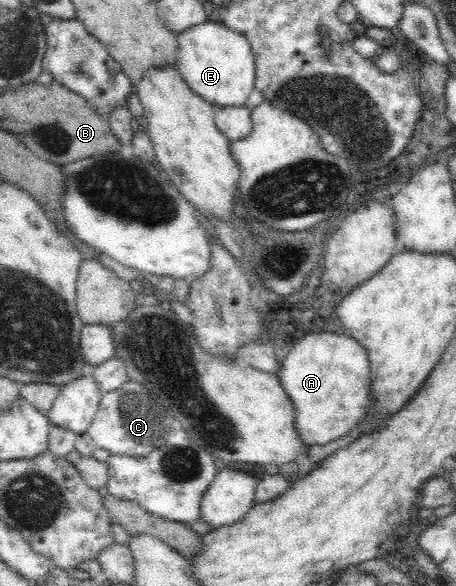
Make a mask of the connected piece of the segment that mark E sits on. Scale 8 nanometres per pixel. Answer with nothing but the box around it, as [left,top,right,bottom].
[177,18,255,106]

